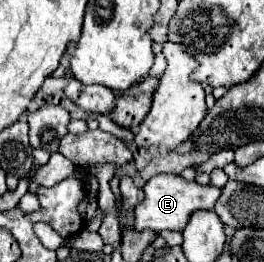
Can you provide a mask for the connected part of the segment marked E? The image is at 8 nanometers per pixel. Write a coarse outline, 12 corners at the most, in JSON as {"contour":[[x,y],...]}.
{"contour":[[156,175],[134,209],[136,231],[184,231],[222,189]]}

